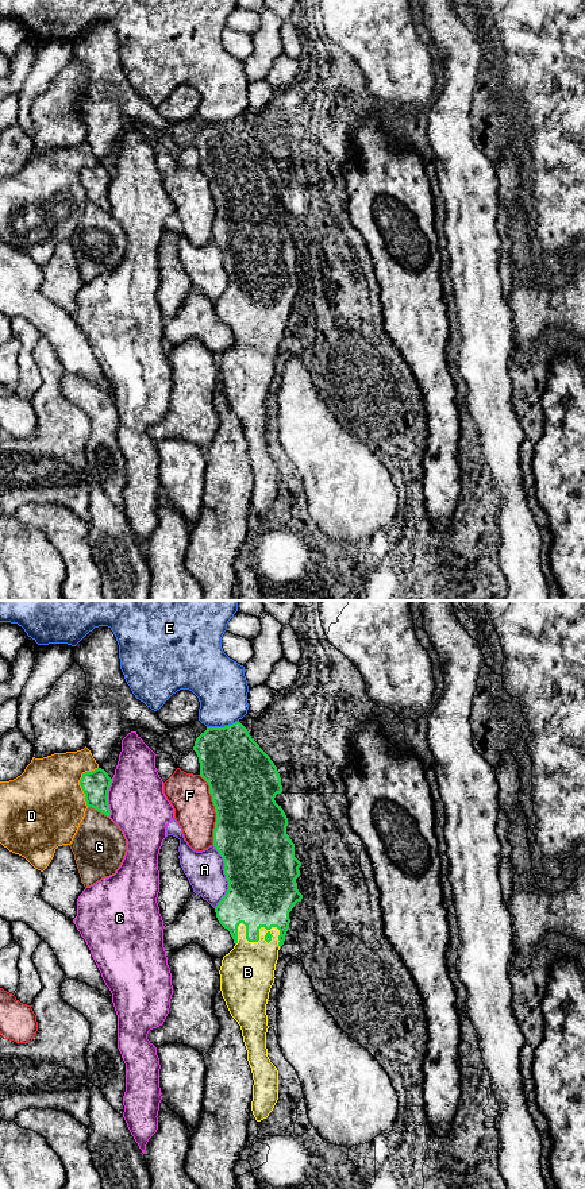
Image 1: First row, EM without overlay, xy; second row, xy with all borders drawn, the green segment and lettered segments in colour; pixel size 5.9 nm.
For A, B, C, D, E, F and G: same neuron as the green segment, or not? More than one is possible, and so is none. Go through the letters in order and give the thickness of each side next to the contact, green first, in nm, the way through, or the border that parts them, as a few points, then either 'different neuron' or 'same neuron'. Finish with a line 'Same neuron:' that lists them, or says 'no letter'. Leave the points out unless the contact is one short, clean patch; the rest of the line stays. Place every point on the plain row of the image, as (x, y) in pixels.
A: 420/220 nm | different neuron
B: 320/320 nm | same neuron
C: 160/340 nm | different neuron
D: 160/460 nm | different neuron
E: 380/300 nm | different neuron
F: 440/240 nm | different neuron
G: 160/320 nm | different neuron
Same neuron: B

